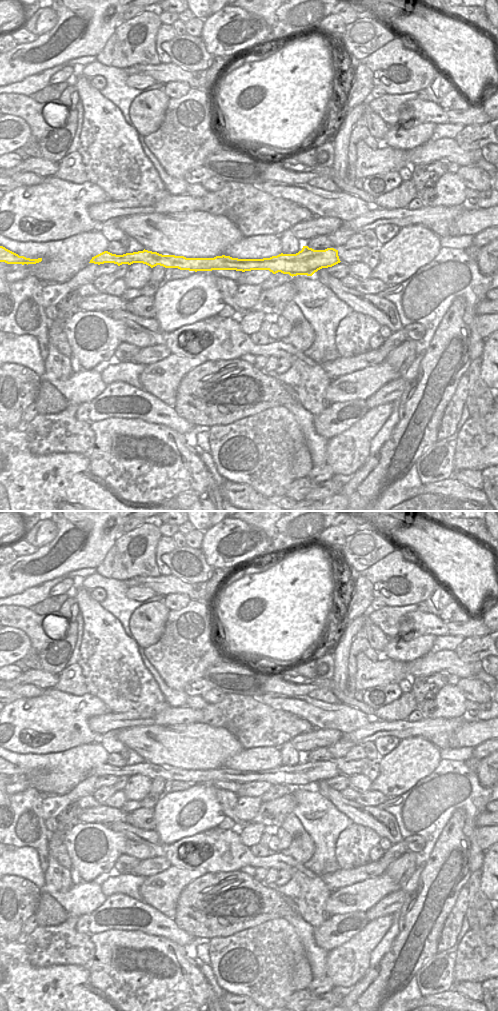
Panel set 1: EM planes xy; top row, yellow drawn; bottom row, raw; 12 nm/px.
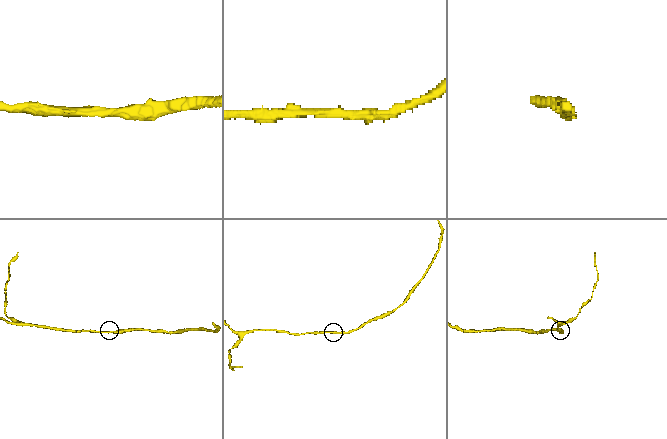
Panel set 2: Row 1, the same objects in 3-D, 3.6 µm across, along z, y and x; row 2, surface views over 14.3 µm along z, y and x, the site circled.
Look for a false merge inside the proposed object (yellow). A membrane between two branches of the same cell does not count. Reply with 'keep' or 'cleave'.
keep

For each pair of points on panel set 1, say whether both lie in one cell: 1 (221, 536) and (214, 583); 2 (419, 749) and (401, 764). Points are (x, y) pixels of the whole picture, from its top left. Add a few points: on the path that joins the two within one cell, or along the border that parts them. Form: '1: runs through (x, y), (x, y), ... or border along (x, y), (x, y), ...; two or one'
1: border along (213, 567), (230, 567), (232, 569); two
2: runs through (415, 753), (405, 763); one

